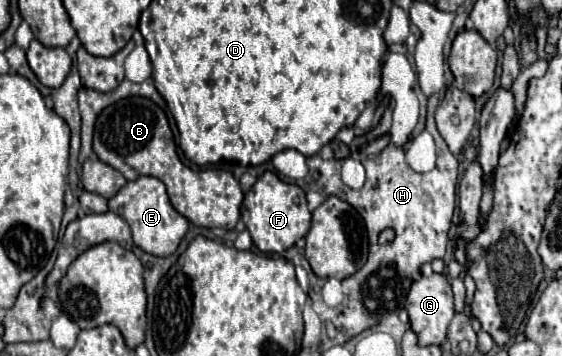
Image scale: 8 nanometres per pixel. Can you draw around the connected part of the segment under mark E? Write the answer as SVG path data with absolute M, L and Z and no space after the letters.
M137 177L135 181L127 181L109 199L109 211L121 215L129 223L133 231L133 243L137 247L157 257L167 257L175 253L179 241L189 229L189 221L173 209L165 185L155 177Z

